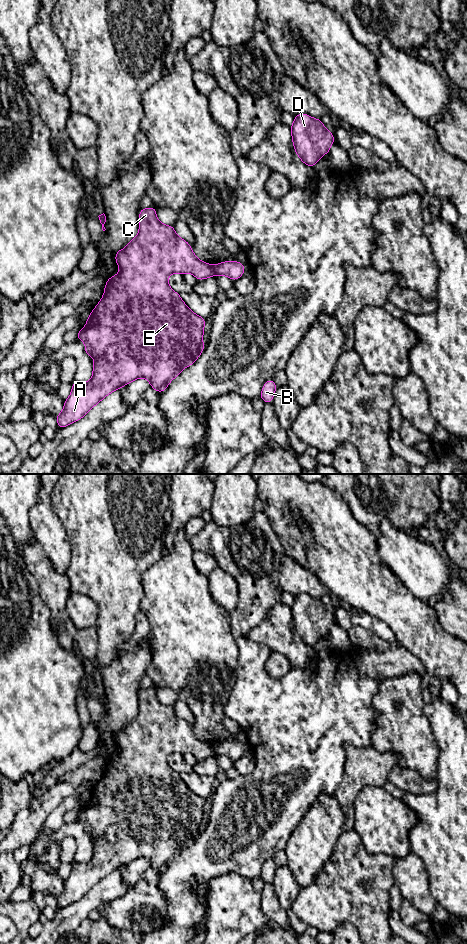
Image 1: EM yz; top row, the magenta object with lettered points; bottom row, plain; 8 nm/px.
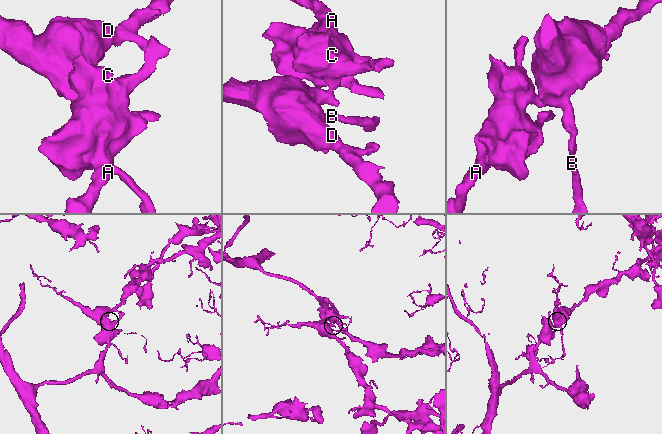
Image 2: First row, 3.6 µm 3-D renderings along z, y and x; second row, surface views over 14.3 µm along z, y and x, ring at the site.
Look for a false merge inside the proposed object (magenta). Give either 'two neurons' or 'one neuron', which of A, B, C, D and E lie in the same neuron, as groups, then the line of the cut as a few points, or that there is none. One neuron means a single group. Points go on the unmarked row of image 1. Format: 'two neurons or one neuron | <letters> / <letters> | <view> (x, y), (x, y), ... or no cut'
two neurons | A C E / B D | yz (212, 746), (216, 754)

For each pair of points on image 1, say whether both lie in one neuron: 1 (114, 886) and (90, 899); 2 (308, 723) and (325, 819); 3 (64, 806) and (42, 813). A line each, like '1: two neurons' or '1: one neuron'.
1: one neuron
2: two neurons
3: two neurons

